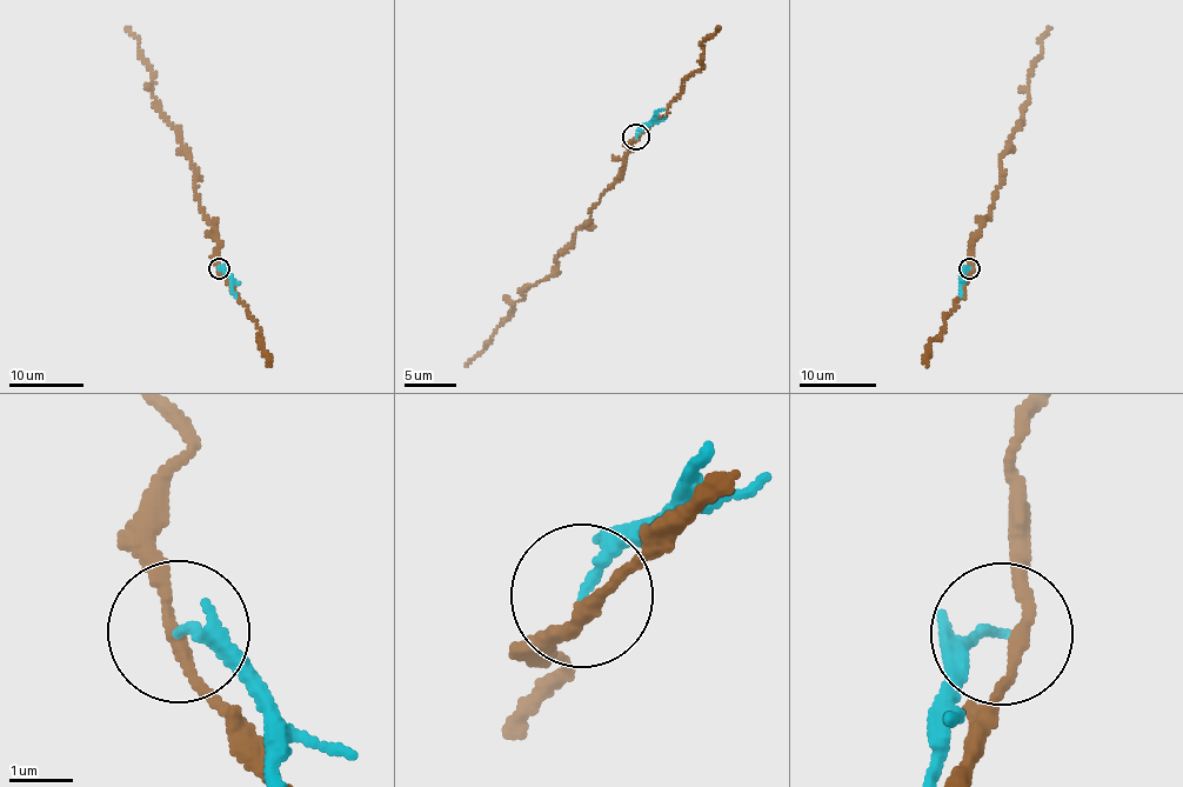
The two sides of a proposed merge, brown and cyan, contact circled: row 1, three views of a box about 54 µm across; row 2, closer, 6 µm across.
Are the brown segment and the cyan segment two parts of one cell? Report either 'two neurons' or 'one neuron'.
two neurons

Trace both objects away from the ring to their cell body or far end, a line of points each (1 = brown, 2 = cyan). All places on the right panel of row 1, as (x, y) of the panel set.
1: (970, 268), (970, 241), (993, 206), (1002, 182), (1000, 158), (1028, 100), (1031, 67), (1050, 27)
2: (969, 268), (961, 278), (960, 294)

